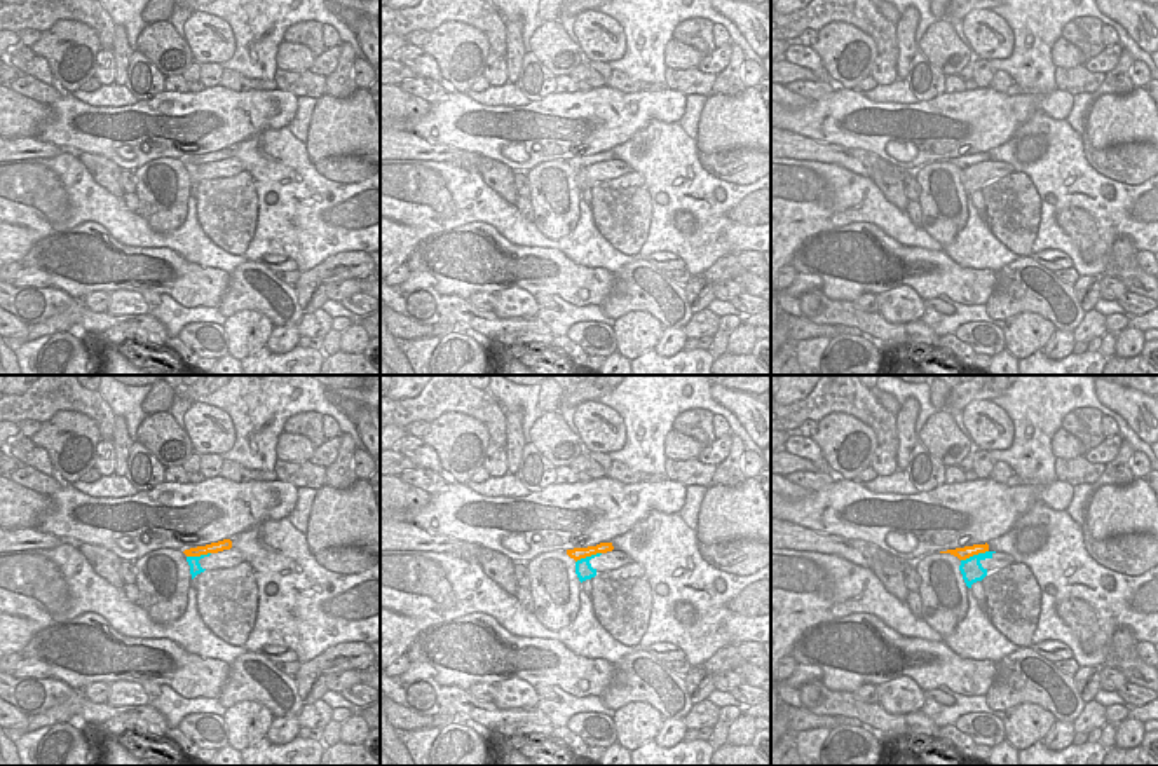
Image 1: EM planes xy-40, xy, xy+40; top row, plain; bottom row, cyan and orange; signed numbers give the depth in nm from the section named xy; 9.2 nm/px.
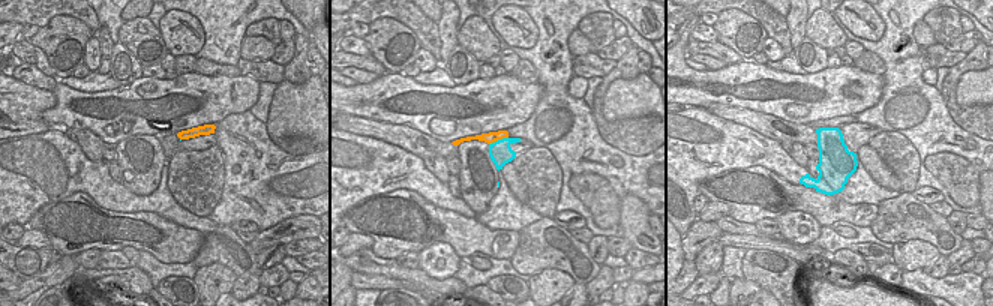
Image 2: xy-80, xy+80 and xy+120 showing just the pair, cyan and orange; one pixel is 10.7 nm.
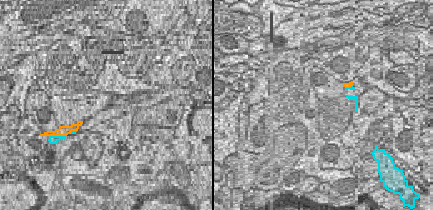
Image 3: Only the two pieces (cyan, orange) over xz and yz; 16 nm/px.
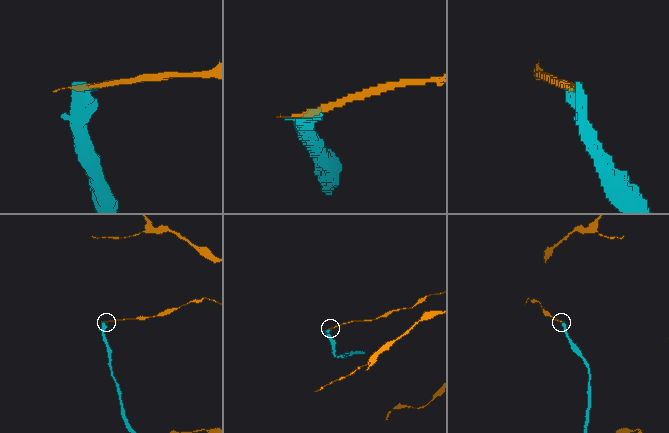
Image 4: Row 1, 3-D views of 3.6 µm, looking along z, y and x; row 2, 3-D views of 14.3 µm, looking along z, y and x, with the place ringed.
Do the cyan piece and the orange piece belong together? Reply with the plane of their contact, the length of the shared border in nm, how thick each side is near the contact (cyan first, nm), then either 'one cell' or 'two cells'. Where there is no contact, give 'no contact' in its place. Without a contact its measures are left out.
contact in xy+40; length 280 nm; calibres 200 and 120 nm; two cells

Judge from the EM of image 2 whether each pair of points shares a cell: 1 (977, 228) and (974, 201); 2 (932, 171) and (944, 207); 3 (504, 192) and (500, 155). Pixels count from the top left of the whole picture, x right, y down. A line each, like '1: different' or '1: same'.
1: same
2: same
3: different

